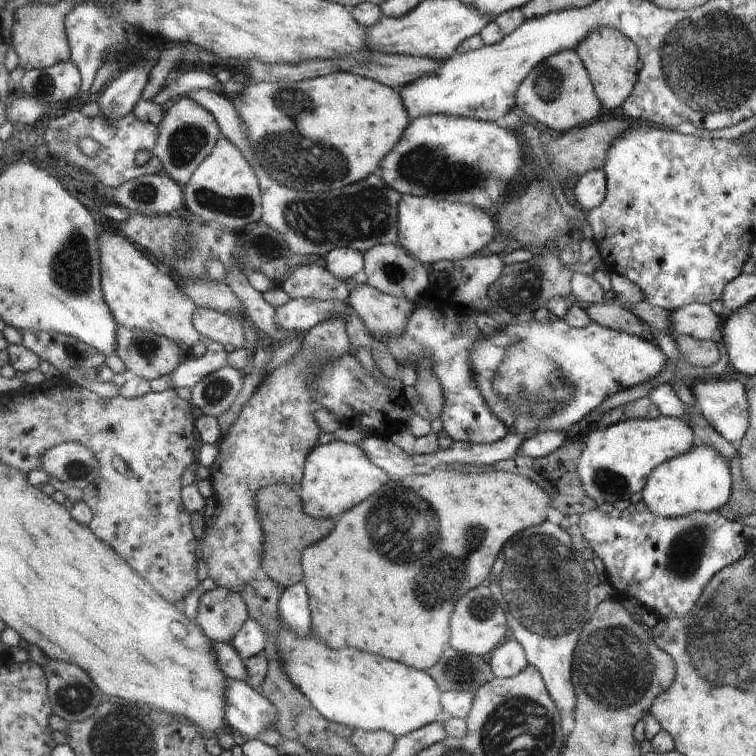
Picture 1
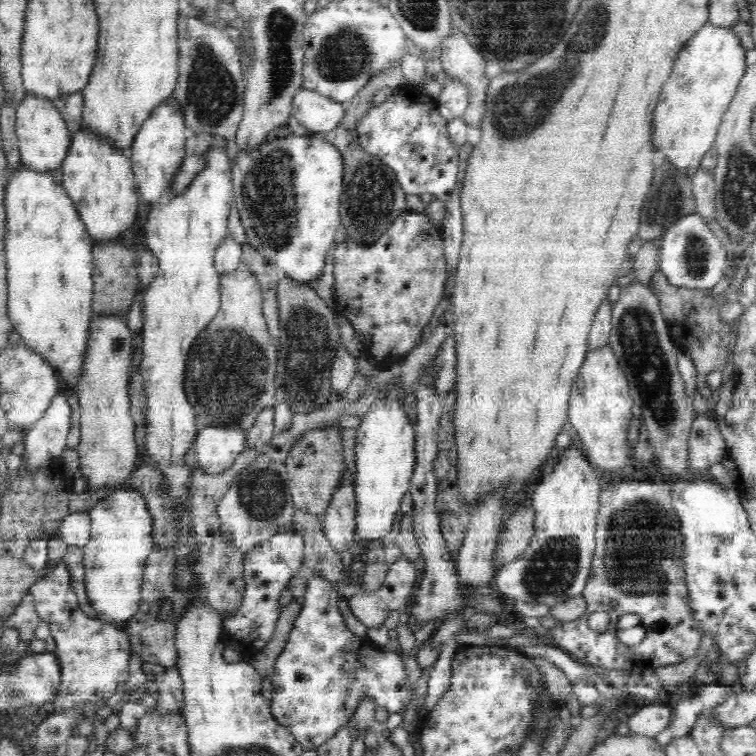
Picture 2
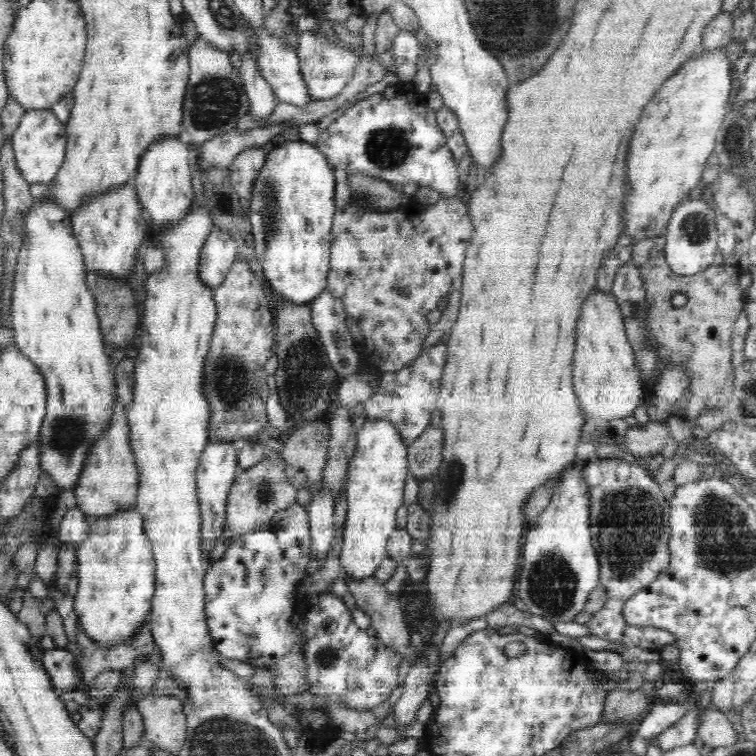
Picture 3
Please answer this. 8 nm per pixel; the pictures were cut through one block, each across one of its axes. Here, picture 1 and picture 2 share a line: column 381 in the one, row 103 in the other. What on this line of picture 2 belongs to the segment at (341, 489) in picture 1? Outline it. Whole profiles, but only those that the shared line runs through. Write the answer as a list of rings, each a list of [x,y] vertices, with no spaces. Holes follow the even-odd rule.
[[[460,30],[454,32],[458,34],[442,44],[438,60],[444,62],[442,70],[446,70],[450,78],[460,78],[470,86],[470,104],[462,118],[468,126],[480,128],[486,112],[486,90],[490,86],[490,80],[482,68],[482,54],[468,42],[464,34],[460,34]]]

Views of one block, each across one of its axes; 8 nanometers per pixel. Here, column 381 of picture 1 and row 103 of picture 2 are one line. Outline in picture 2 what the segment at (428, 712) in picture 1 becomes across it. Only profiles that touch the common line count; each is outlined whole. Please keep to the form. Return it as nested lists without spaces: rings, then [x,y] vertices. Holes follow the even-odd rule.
[[[706,24],[696,36],[692,36],[692,40],[688,40],[688,44],[684,46],[684,50],[680,52],[680,56],[676,56],[676,64],[672,70],[672,76],[668,78],[668,82],[662,88],[660,100],[656,104],[656,112],[654,112],[654,148],[662,150],[664,156],[668,158],[670,164],[674,164],[674,168],[688,176],[692,176],[694,168],[702,166],[702,158],[704,154],[714,148],[722,120],[726,110],[730,108],[738,86],[746,74],[746,52],[736,36],[736,32],[732,28],[714,28],[712,24]]]

